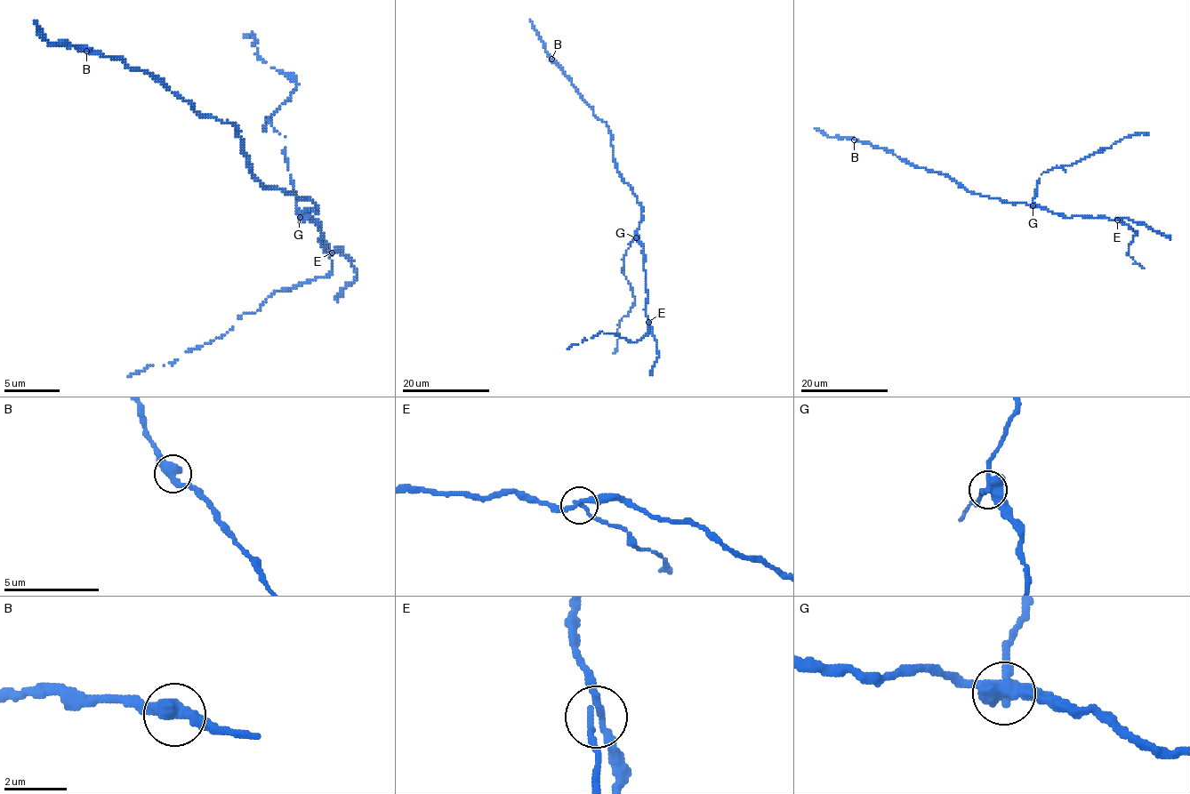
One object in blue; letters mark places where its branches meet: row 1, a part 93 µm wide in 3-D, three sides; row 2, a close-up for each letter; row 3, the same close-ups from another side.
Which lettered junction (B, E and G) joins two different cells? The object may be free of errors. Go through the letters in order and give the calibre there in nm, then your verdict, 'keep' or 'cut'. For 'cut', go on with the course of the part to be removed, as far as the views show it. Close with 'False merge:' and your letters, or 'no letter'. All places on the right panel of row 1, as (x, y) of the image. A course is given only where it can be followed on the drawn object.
B: 440 nm thick; keep
E: 220 nm thick; keep
G: 440 nm thick; cut; foreign part runs (1033, 205), (1041, 173), (1069, 166), (1126, 136), (1149, 134)
False merge: G

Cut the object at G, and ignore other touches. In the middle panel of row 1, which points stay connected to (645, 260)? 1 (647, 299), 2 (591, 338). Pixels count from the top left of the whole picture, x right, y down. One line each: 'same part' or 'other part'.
1: same part
2: same part

